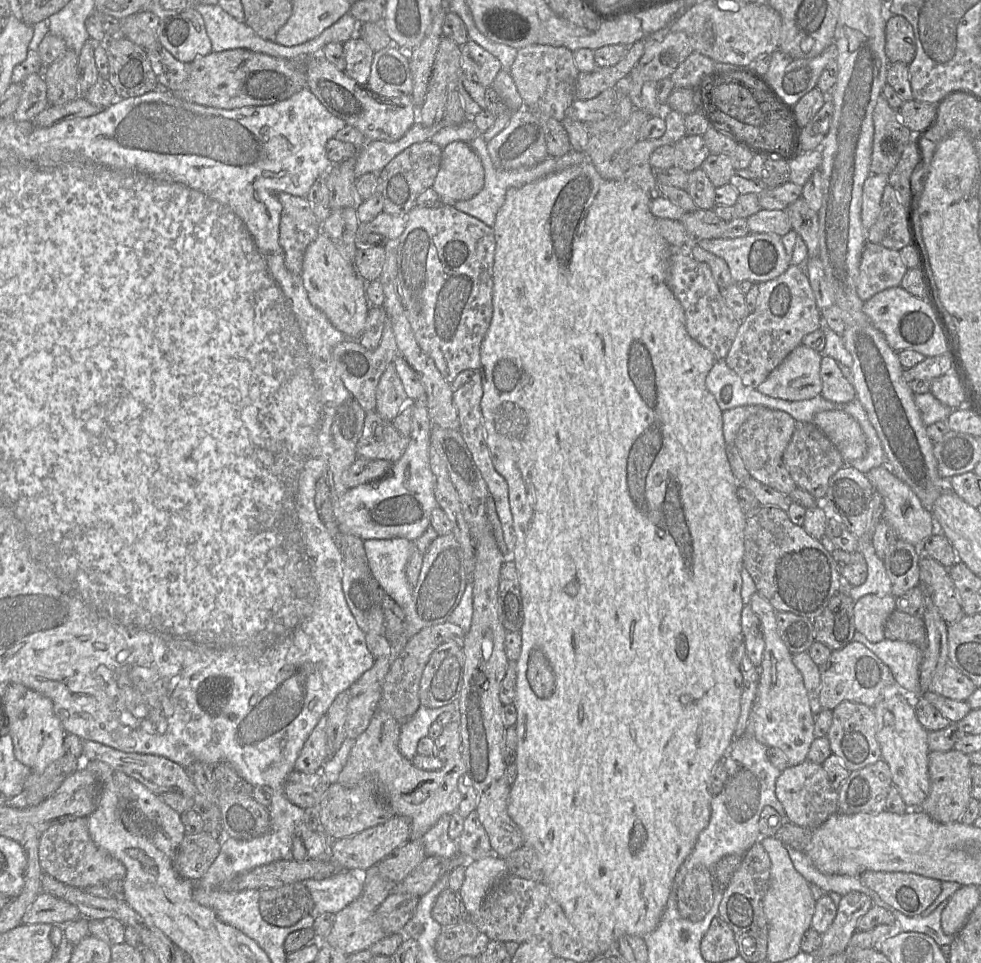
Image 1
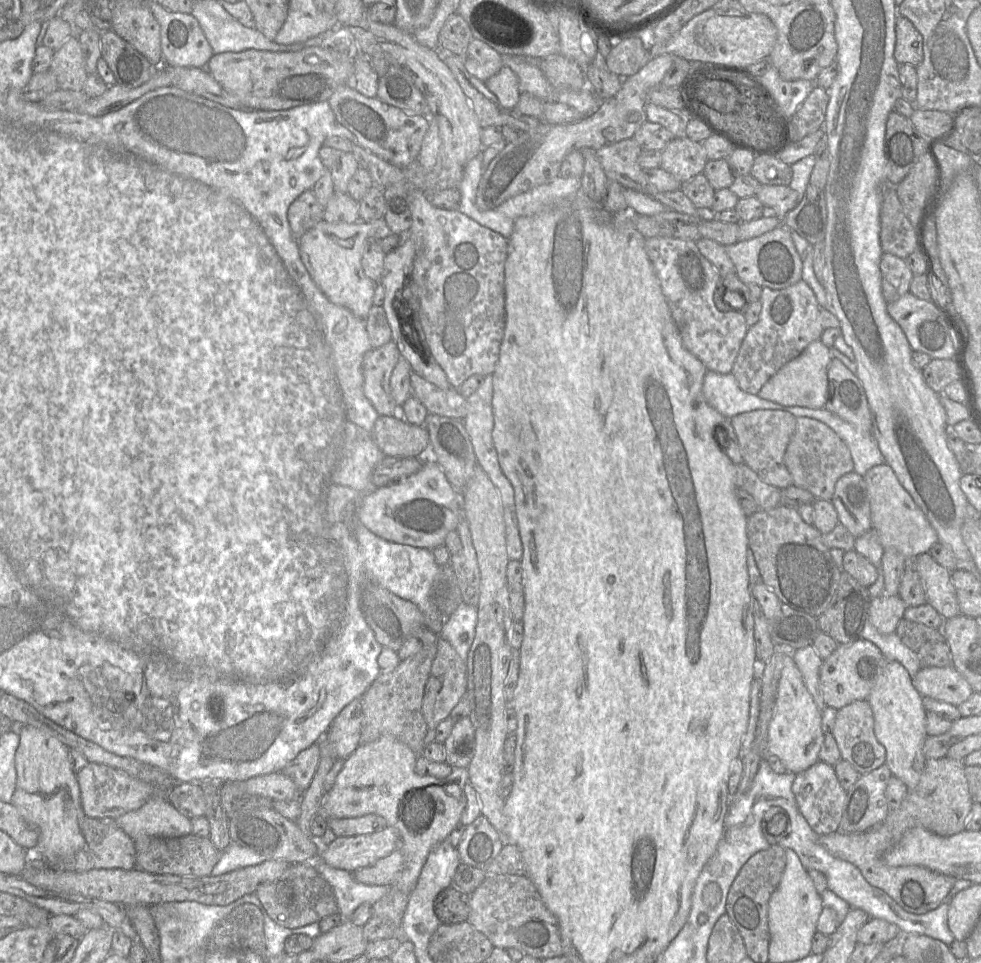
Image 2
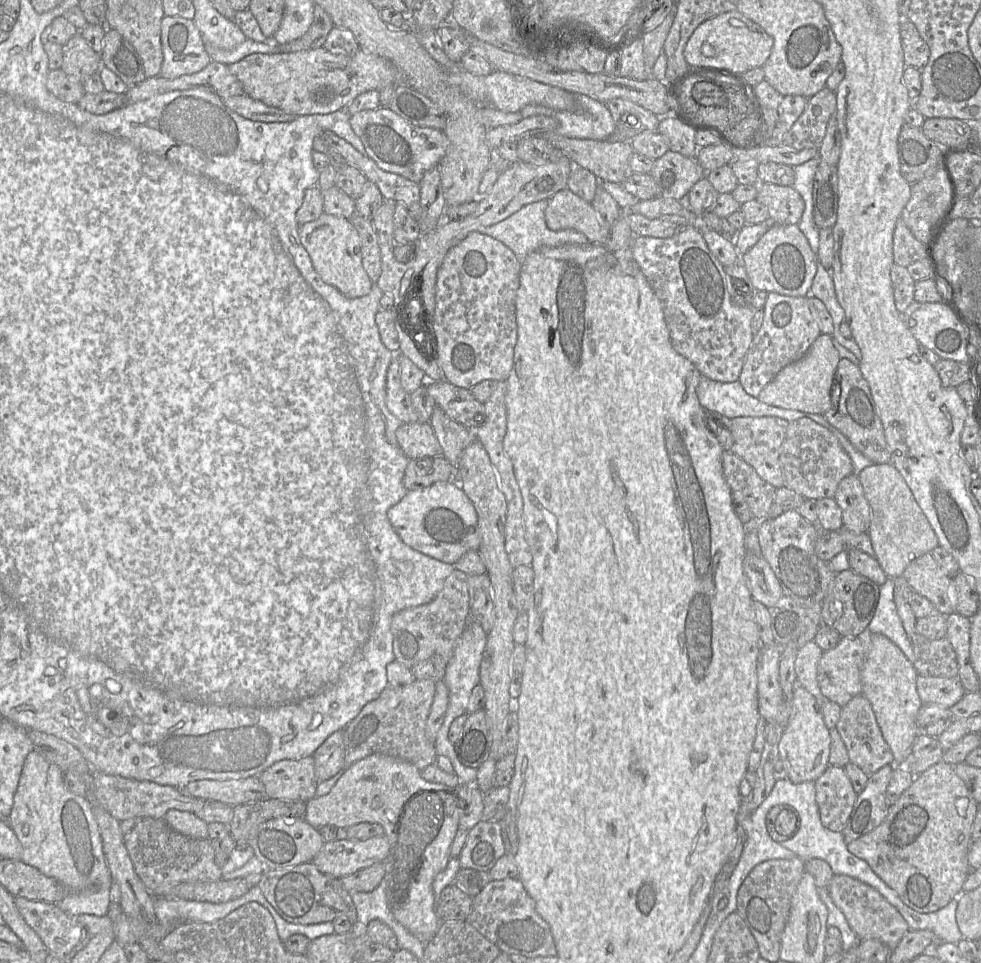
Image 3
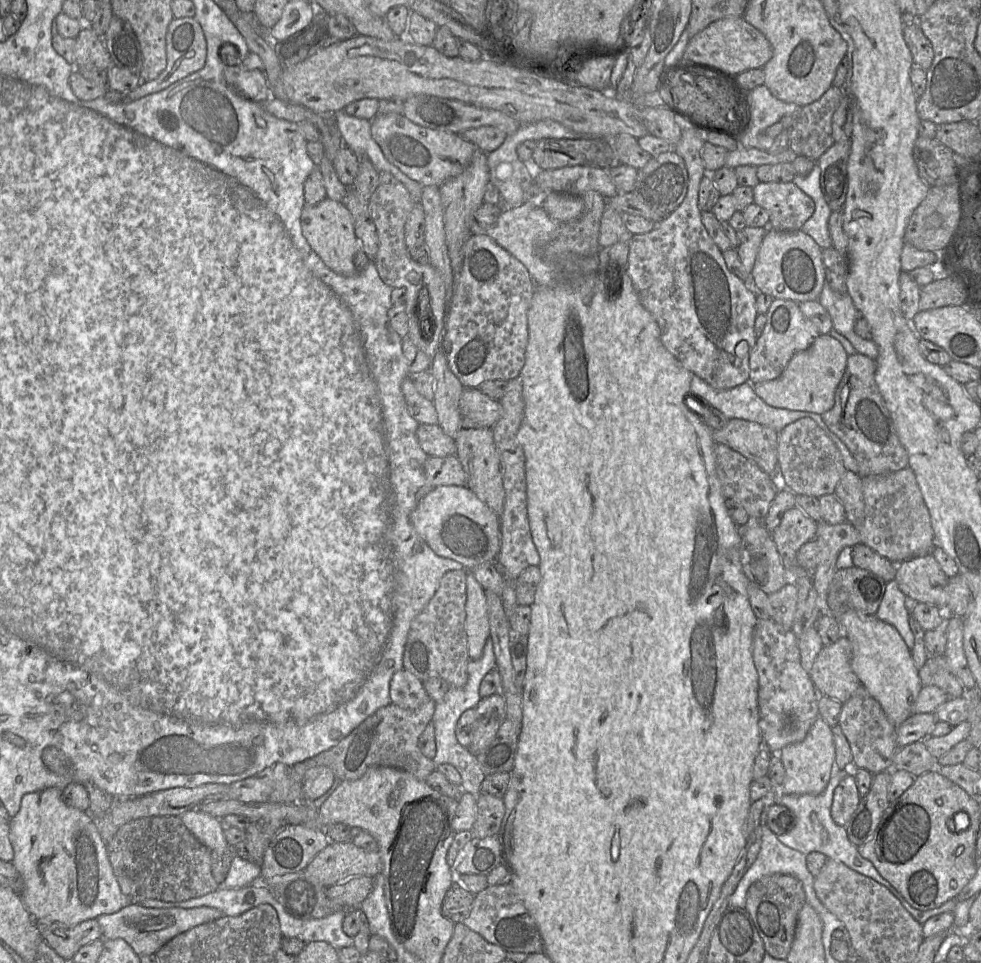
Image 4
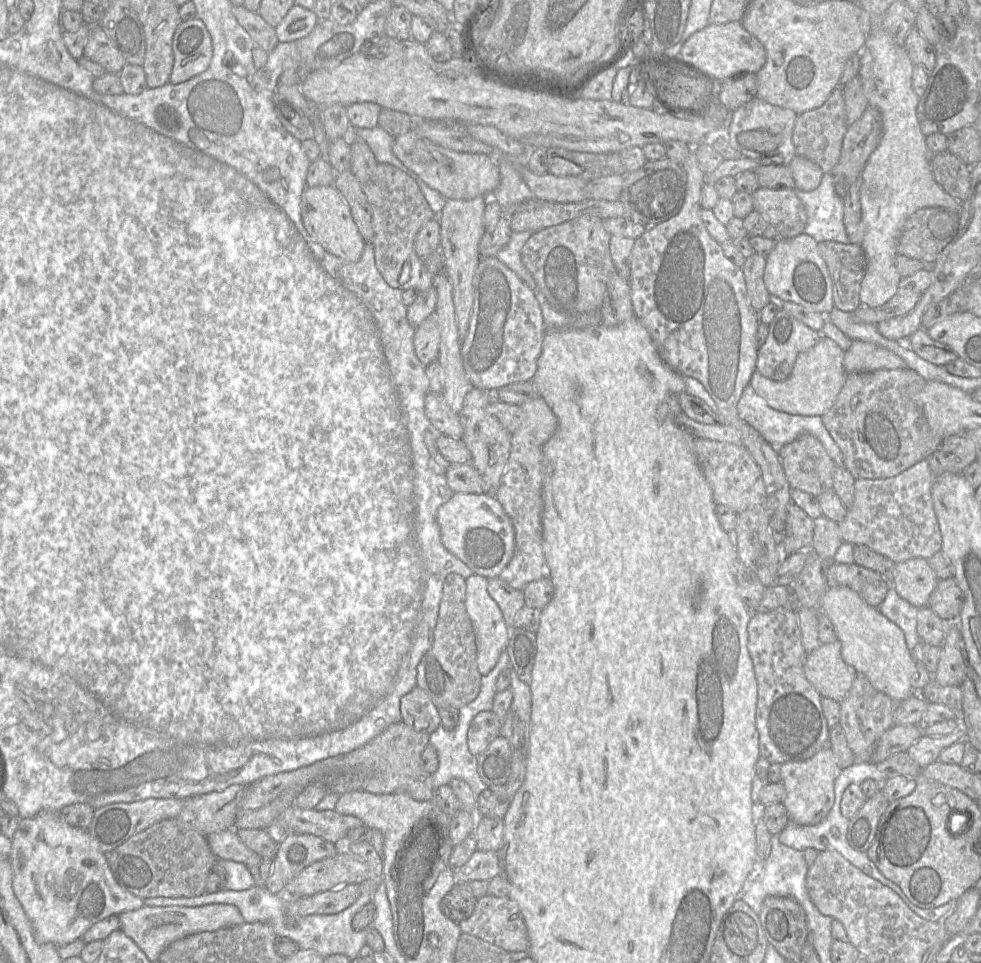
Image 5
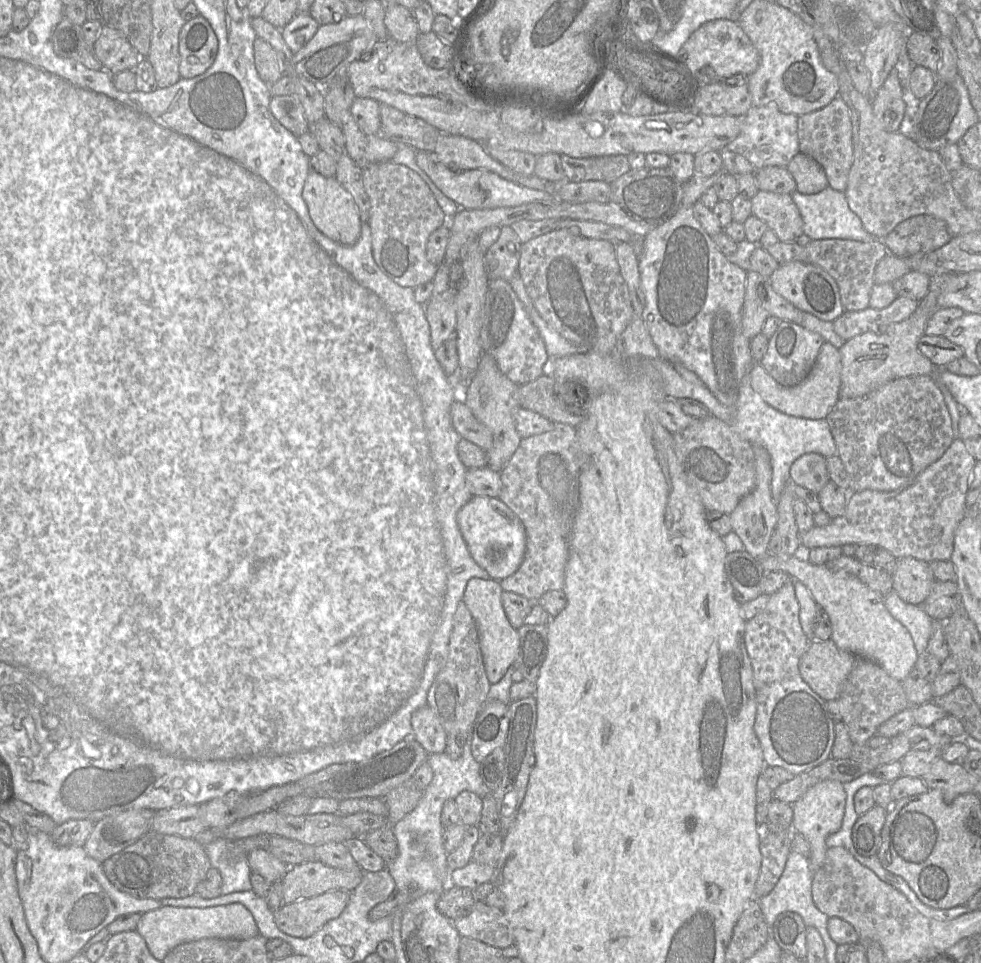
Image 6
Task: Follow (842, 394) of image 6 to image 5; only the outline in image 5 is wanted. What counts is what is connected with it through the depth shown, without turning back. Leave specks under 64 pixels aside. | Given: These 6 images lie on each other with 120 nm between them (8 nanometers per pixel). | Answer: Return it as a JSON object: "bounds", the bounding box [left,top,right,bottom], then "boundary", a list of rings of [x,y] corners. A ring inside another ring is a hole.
{"bounds":[843,340,906,373],"boundary":[[[853,340],[850,348],[844,352],[843,368],[846,373],[860,373],[878,369],[904,369],[906,364],[900,356],[884,347]]]}

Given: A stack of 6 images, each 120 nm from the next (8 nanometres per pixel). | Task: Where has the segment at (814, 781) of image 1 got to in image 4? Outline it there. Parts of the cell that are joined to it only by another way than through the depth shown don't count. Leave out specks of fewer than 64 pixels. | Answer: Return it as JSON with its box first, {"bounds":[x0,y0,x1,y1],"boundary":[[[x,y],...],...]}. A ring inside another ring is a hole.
{"bounds":[831,772,861,826],"boundary":[[[854,772],[845,776],[833,793],[831,817],[839,826],[846,826],[858,808],[861,797],[856,785]]]}

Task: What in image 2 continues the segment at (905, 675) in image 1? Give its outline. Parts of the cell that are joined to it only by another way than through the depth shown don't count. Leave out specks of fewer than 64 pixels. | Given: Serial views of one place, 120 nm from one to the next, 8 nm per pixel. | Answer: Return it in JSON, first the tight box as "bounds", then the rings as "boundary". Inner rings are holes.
{"bounds":[860,619,921,678],"boundary":[[[867,619],[860,633],[860,639],[865,639],[875,644],[887,661],[897,661],[902,664],[912,678],[921,669],[921,664],[908,647],[906,647],[897,634],[881,634]]]}

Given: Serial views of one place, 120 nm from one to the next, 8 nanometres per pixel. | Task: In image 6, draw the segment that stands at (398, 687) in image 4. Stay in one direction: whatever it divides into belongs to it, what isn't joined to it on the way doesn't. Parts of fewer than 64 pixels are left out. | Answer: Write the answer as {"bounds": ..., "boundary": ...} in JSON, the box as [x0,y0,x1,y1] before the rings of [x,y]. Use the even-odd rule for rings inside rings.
{"bounds":[411,705,447,754],"boundary":[[[428,705],[412,714],[411,725],[412,737],[423,746],[428,754],[445,752],[447,733]]]}

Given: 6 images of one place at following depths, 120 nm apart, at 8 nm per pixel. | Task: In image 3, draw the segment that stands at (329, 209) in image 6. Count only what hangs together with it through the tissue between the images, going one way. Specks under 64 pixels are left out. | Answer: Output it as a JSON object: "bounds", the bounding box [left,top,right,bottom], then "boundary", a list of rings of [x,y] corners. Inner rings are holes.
{"bounds":[299,213,373,298],"boundary":[[[322,213],[316,220],[299,226],[299,238],[324,282],[351,298],[370,293],[373,282],[363,267],[361,239],[350,219]]]}

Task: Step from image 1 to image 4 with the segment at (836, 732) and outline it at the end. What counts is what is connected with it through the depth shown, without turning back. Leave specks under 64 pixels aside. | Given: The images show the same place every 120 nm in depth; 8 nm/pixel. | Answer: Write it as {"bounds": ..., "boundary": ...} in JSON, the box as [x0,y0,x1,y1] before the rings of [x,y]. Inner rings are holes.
{"bounds":[838,684,898,774],"boundary":[[[861,684],[851,698],[842,705],[838,725],[844,733],[853,755],[853,766],[872,774],[892,771],[893,756],[898,750],[896,728],[886,716],[881,705]]]}

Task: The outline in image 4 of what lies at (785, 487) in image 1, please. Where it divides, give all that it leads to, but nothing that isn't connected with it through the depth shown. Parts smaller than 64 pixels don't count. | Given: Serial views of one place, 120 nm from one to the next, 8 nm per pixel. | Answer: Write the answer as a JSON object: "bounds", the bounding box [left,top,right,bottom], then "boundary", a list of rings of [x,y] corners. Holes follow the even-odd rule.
{"bounds":[712,419,778,476],"boundary":[[[731,419],[720,430],[712,430],[716,444],[723,444],[753,461],[769,476],[778,472],[778,438],[774,429],[756,422]]]}

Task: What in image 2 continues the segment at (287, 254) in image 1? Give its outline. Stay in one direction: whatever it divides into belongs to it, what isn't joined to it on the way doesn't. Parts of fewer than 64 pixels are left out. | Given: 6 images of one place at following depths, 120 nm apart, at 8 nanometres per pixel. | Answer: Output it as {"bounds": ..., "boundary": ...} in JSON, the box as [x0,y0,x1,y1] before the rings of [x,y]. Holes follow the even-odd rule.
{"bounds":[287,189,324,241],"boundary":[[[312,189],[298,196],[287,211],[292,237],[299,241],[309,229],[323,220],[323,211],[324,208],[318,203]]]}

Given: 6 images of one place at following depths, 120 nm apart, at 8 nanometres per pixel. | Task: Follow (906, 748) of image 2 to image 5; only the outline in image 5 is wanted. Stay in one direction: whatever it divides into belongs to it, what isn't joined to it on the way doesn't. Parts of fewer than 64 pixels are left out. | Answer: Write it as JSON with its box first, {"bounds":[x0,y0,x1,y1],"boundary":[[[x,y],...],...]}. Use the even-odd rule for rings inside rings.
{"bounds":[820,586,915,703],"boundary":[[[845,586],[827,588],[820,601],[823,611],[834,626],[837,638],[841,643],[843,661],[853,667],[858,674],[864,675],[878,691],[900,703],[915,695],[912,687],[913,660],[908,649],[903,631],[892,621],[882,615],[878,608],[868,605],[857,592]]]}

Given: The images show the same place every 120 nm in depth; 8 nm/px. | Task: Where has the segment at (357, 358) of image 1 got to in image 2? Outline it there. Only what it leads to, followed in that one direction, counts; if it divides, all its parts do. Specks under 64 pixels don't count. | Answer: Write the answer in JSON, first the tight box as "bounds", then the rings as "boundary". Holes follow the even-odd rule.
{"bounds":[364,340,401,416],"boundary":[[[393,340],[364,355],[364,394],[379,416],[399,415],[401,406],[396,404],[390,389],[390,377],[399,359],[400,353]]]}

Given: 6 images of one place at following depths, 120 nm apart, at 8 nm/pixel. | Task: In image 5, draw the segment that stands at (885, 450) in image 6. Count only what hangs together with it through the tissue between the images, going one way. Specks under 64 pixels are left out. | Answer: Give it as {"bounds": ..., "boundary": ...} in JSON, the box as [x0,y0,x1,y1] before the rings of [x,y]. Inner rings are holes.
{"bounds":[820,368,944,480],"boundary":[[[908,368],[846,374],[835,403],[820,417],[842,452],[844,467],[855,480],[894,477],[927,459],[940,447],[944,438],[932,431],[921,408],[921,392],[925,384],[926,380],[921,375]]]}

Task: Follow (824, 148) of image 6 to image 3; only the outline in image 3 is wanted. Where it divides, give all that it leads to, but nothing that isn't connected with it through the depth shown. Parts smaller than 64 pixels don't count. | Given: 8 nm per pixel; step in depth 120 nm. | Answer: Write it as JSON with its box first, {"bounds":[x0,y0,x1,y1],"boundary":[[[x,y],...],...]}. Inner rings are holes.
{"bounds":[782,87,836,150],"boundary":[[[824,87],[808,99],[806,107],[783,136],[782,145],[801,150],[819,149],[828,121],[836,112],[836,93]]]}

